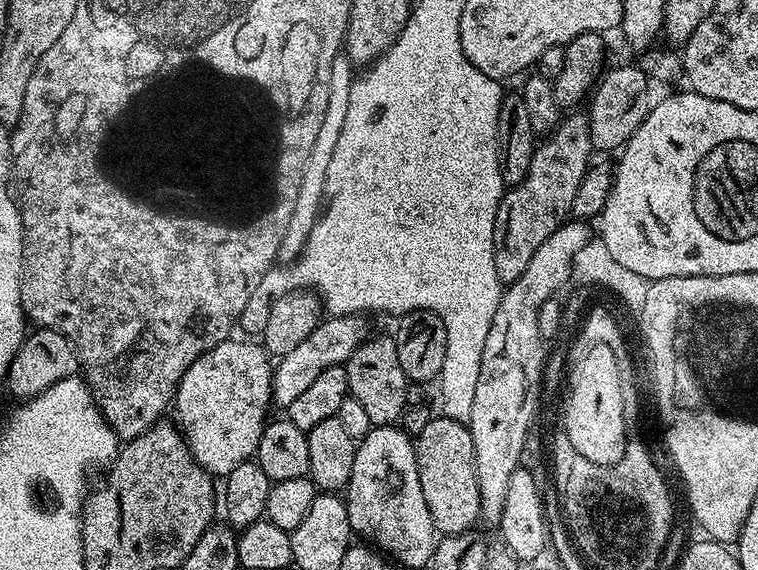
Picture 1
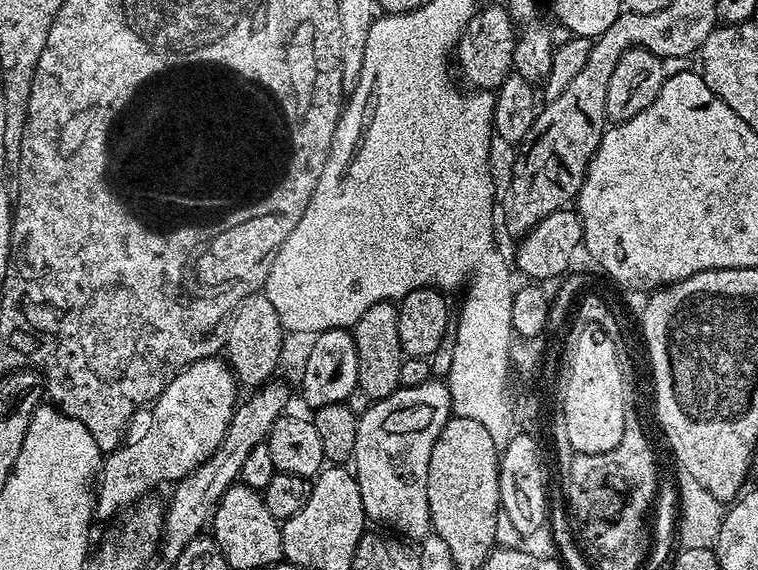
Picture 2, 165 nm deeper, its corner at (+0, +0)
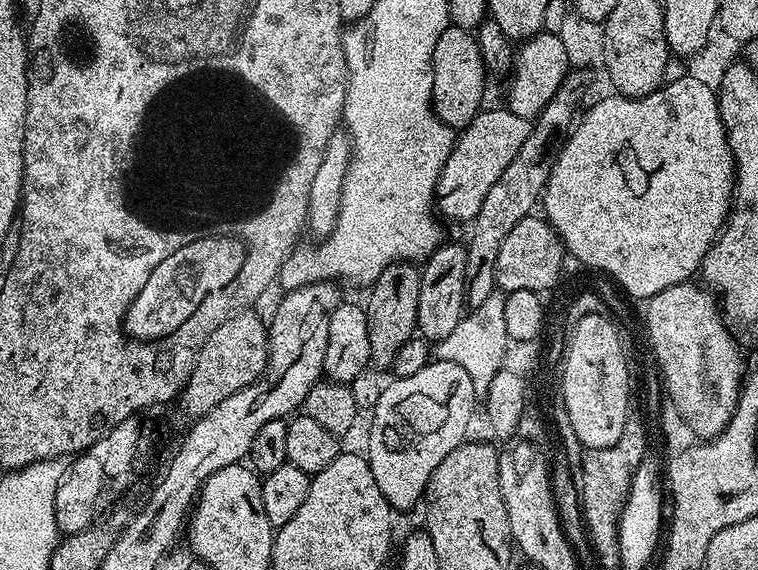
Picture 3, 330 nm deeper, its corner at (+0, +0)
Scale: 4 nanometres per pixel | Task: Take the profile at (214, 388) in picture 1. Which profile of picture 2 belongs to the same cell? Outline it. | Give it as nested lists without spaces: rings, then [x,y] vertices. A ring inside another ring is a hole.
[[[207,356],[181,370],[154,402],[148,421],[137,419],[129,424],[120,447],[103,457],[98,483],[94,488],[95,519],[111,521],[113,519],[111,516],[116,511],[119,513],[135,504],[141,496],[147,496],[156,490],[159,484],[164,484],[167,480],[169,482],[180,480],[188,472],[202,466],[202,462],[206,462],[206,458],[210,458],[210,454],[218,450],[222,438],[226,438],[226,426],[230,426],[230,418],[236,413],[238,403],[236,388],[238,389],[237,378],[224,358]]]

